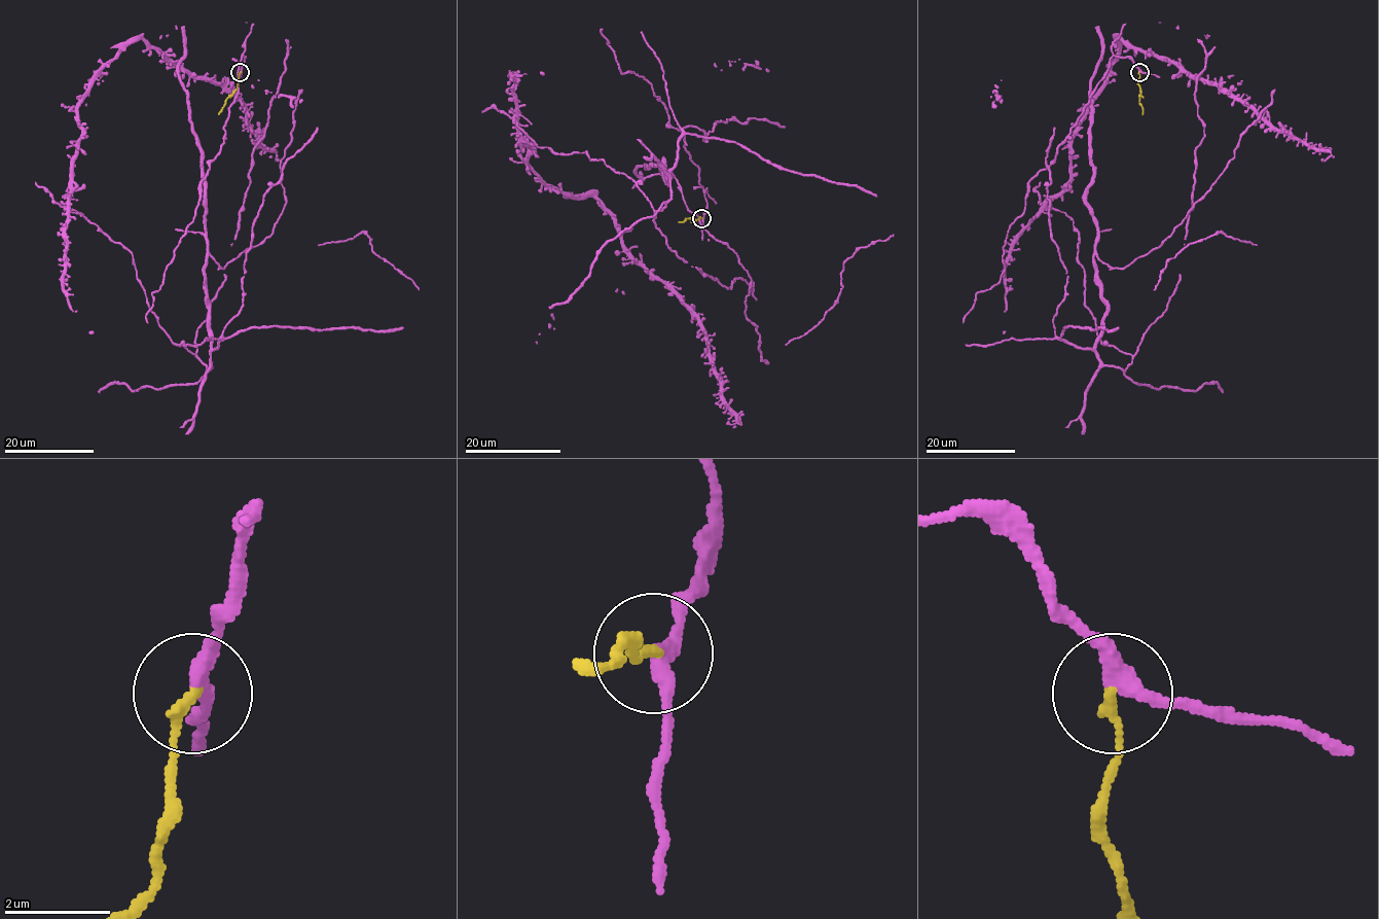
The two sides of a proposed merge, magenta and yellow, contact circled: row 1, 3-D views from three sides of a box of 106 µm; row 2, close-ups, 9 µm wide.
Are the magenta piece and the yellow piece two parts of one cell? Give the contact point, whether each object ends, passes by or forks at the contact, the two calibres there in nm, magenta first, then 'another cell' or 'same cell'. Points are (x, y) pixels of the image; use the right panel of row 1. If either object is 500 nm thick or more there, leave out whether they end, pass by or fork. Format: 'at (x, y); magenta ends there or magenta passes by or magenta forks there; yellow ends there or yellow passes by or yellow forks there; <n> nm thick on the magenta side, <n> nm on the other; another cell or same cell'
at (1139, 72); magenta passes by; yellow ends there; 300 nm thick on the magenta side, 190 nm on the other; another cell

